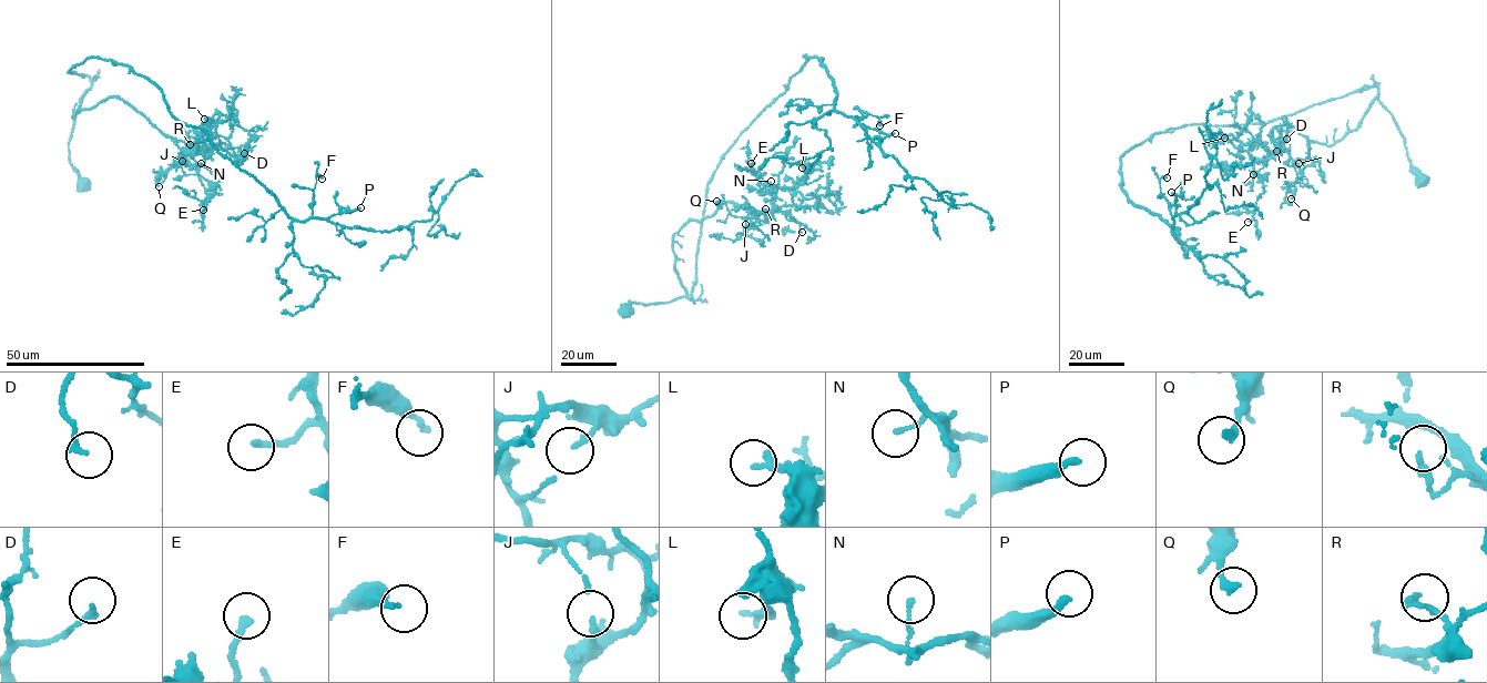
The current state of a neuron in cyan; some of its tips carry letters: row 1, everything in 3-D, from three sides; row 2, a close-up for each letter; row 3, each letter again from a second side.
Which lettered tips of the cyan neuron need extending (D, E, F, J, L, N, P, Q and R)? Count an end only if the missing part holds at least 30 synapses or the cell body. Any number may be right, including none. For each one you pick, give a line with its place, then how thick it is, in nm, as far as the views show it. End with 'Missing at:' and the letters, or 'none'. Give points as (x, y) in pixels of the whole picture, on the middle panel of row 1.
P: at (895, 133); 260 nm thick
Missing at: P

